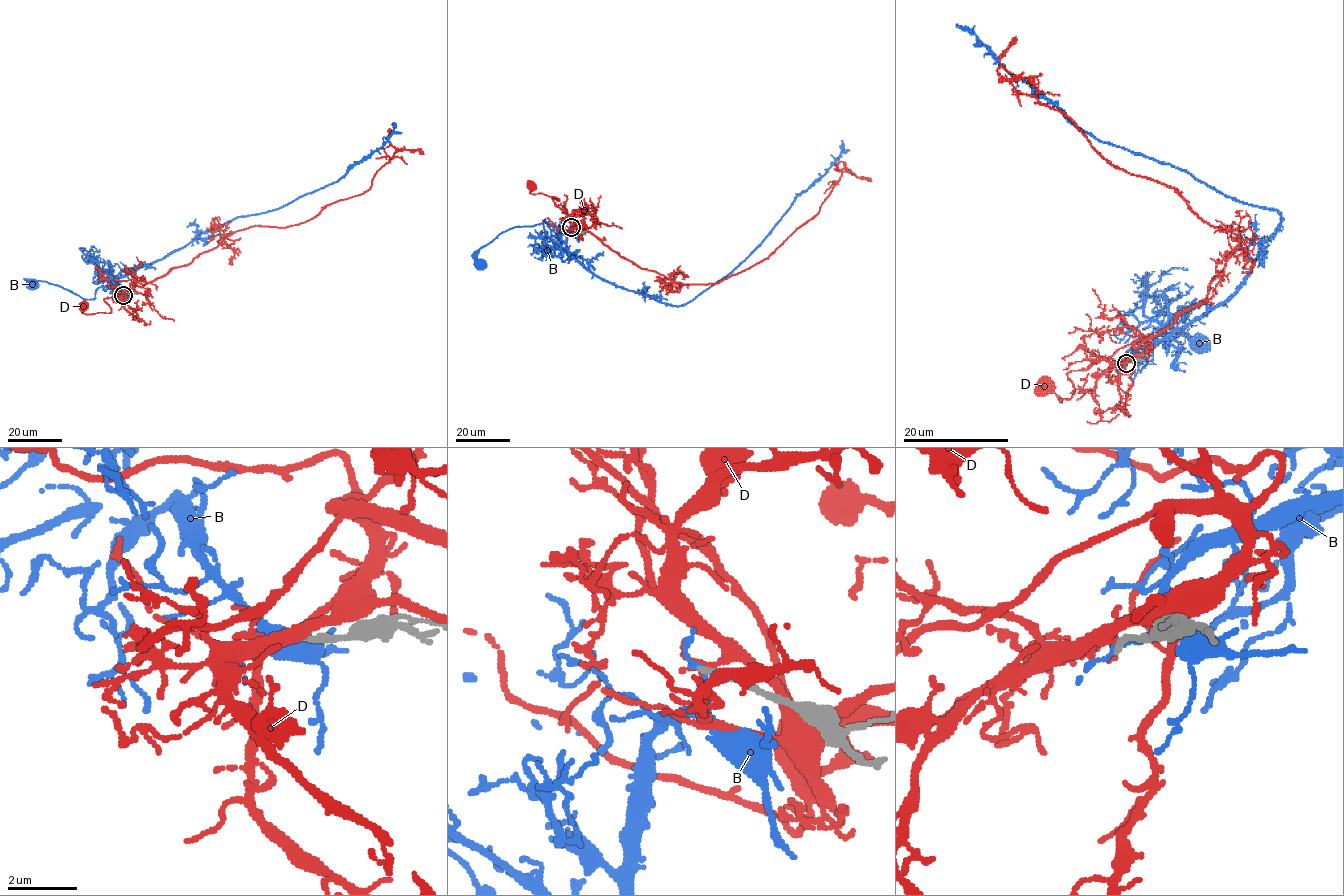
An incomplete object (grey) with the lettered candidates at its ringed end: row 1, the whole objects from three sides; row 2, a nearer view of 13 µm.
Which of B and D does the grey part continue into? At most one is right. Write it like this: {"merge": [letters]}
{"merge": []}

